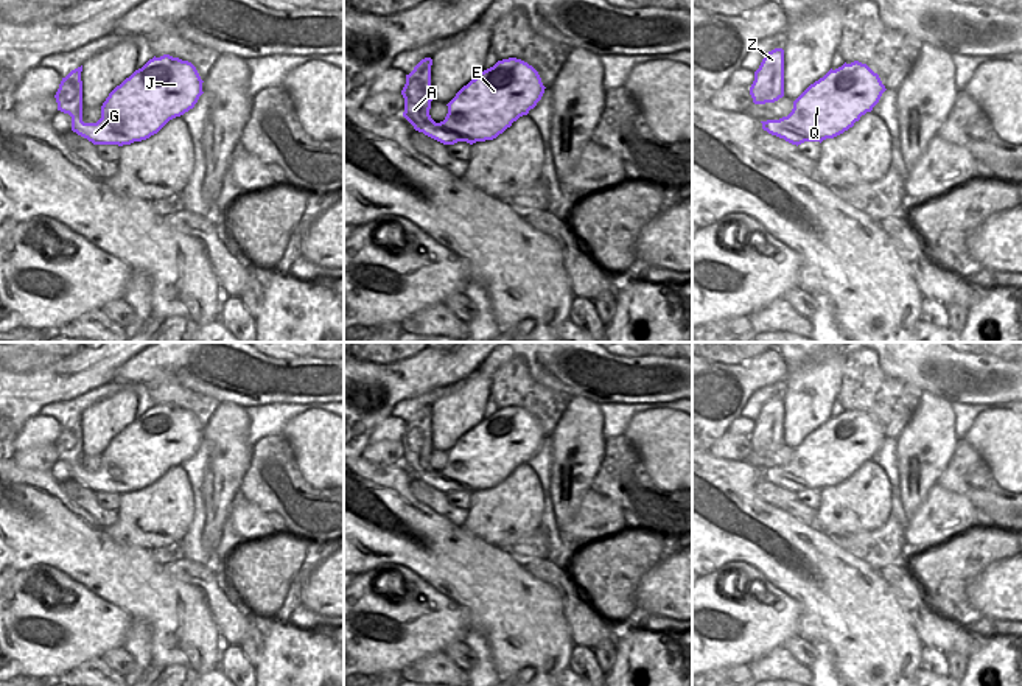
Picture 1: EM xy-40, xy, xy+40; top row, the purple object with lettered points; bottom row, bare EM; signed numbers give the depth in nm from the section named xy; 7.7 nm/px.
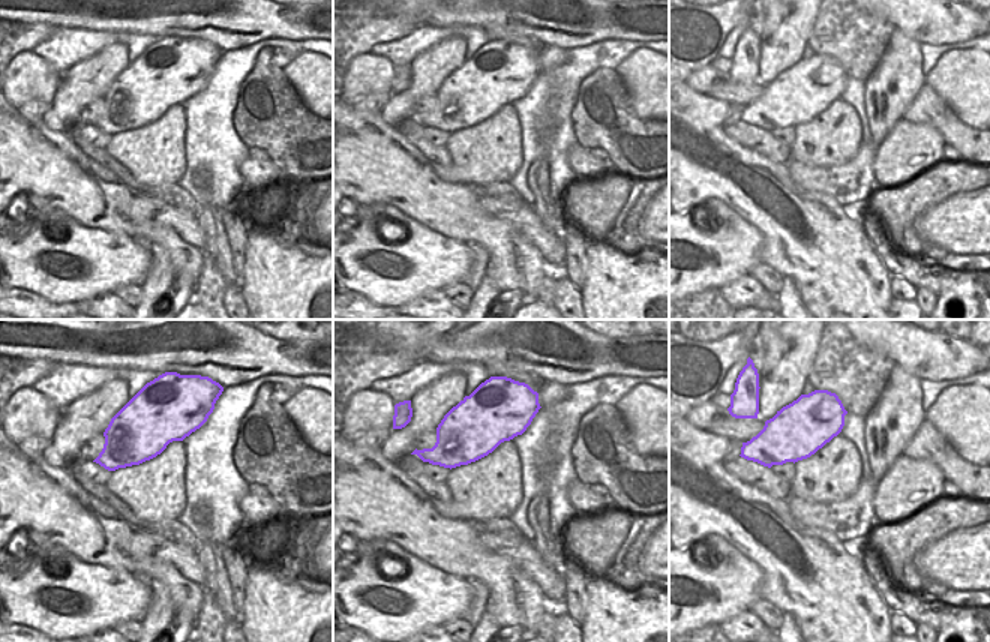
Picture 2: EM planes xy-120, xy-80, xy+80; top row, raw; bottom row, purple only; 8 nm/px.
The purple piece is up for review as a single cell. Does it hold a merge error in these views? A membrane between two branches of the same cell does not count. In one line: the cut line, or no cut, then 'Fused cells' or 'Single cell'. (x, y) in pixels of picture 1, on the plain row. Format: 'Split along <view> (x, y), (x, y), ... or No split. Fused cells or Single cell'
No split. Single cell.

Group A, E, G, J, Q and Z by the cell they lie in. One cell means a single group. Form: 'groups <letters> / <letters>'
groups A E G J Q Z

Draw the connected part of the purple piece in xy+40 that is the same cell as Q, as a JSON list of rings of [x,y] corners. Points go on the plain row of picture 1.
[[[854,409],[829,418],[795,450],[787,465],[761,470],[762,478],[792,493],[834,487],[871,460],[885,440],[877,422]]]

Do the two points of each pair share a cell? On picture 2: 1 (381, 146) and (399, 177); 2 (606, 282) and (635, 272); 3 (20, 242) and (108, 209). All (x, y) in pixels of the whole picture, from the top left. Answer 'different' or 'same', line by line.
1: same
2: same
3: different

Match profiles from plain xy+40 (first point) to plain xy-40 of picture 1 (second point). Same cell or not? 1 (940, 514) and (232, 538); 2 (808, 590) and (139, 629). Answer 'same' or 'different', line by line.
1: different
2: different

